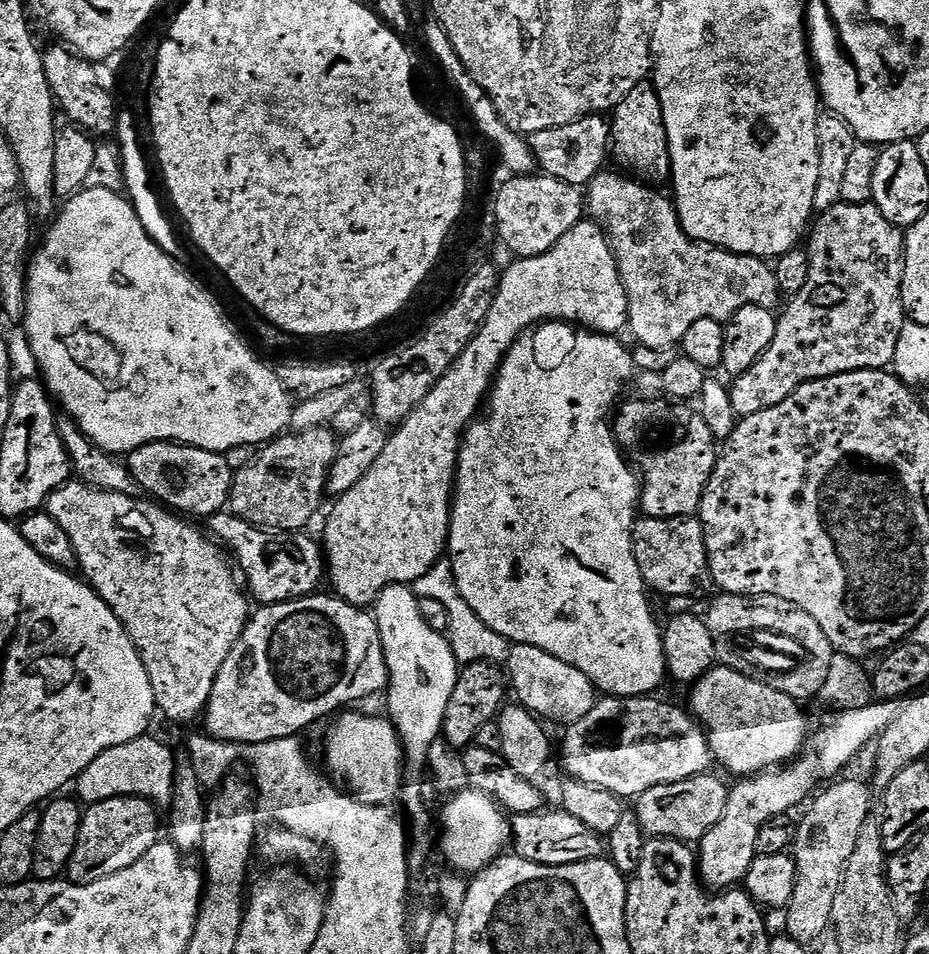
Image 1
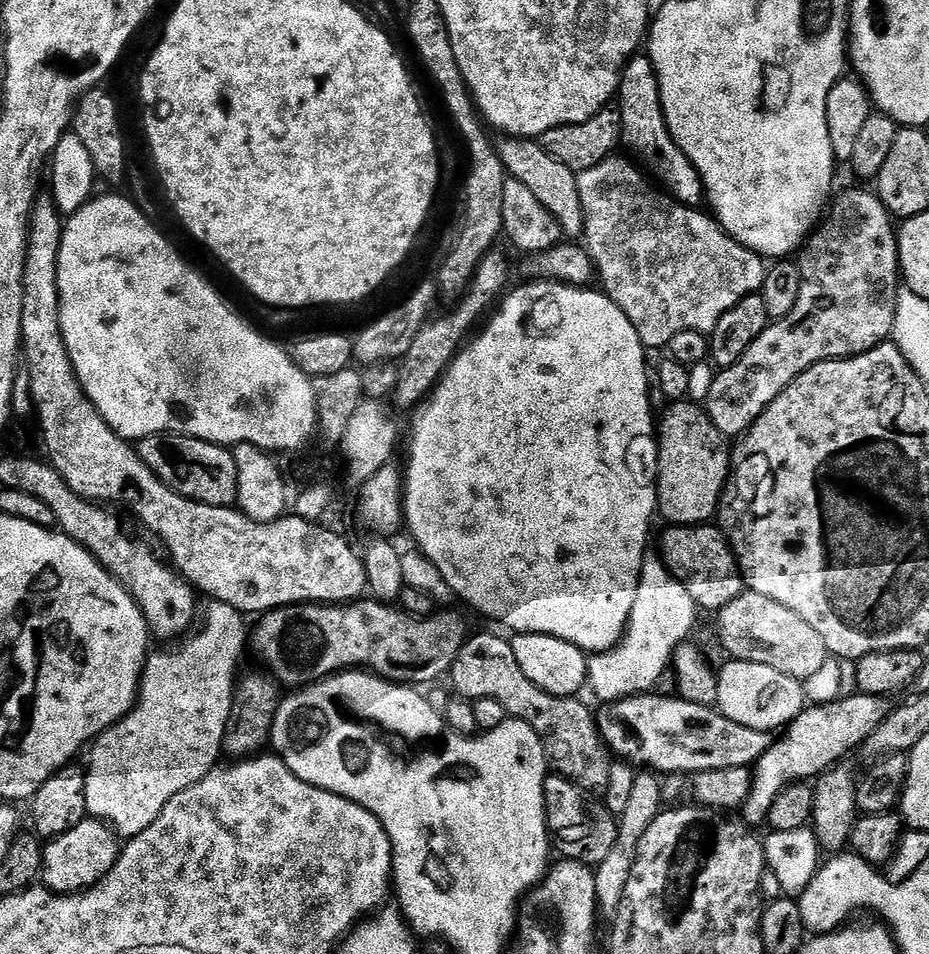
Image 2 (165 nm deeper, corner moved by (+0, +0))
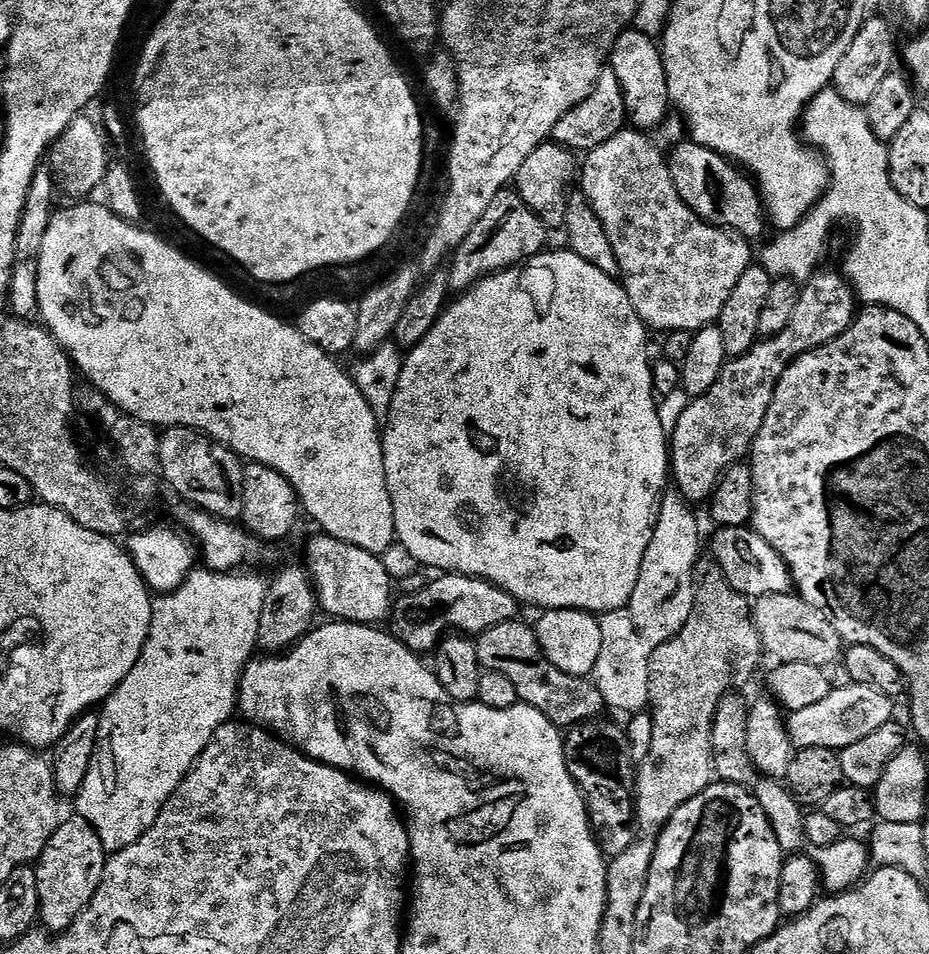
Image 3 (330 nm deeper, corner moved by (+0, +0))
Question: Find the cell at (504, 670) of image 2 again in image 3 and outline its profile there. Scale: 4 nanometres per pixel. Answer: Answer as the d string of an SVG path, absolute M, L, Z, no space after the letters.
M517 618L502 622L480 633L476 649L481 669L506 674L506 678L518 686L520 703L534 706L534 710L542 710L542 714L546 714L546 718L550 718L550 722L554 722L561 730L571 730L577 724L597 719L603 713L600 711L606 708L599 688L591 679L558 670L558 666L546 658L536 637L535 627L531 623L523 624L522 620Z

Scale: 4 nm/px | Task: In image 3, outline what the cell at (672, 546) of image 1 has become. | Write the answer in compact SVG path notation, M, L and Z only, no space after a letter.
M748 526L720 528L717 533L712 540L711 559L715 560L726 582L730 582L730 586L734 586L738 594L749 598L759 598L793 591L792 571L778 554L778 550L774 550L770 542L766 542L766 538L762 538Z

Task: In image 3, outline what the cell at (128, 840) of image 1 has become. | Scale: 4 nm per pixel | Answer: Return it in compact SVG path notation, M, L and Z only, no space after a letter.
M79 814L61 819L56 833L35 865L40 899L40 920L49 933L66 932L76 917L92 903L104 877L106 853L98 834Z

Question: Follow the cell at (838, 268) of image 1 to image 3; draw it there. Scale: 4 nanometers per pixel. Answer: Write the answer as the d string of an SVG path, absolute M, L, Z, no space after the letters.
M817 271L801 287L798 306L794 309L794 319L790 326L782 330L782 334L761 339L746 354L729 359L721 370L721 376L710 390L695 397L689 408L676 420L676 429L670 432L670 476L681 496L689 505L697 506L711 501L716 493L716 485L733 466L741 463L751 453L752 444L758 438L758 430L762 430L762 422L766 422L766 410L770 410L770 402L774 398L774 390L786 374L789 364L793 364L802 354L829 344L846 331L858 315L856 296L853 285L839 271Z

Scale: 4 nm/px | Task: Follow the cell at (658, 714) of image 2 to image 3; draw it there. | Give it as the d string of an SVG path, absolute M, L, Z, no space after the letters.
M849 683L840 688L835 687L831 694L822 698L817 705L806 706L803 710L789 713L786 720L787 732L793 749L804 750L808 748L826 748L839 752L850 746L851 743L858 742L859 739L866 738L869 734L874 734L879 727L891 723L893 719L895 701L873 687L862 686L861 684Z

